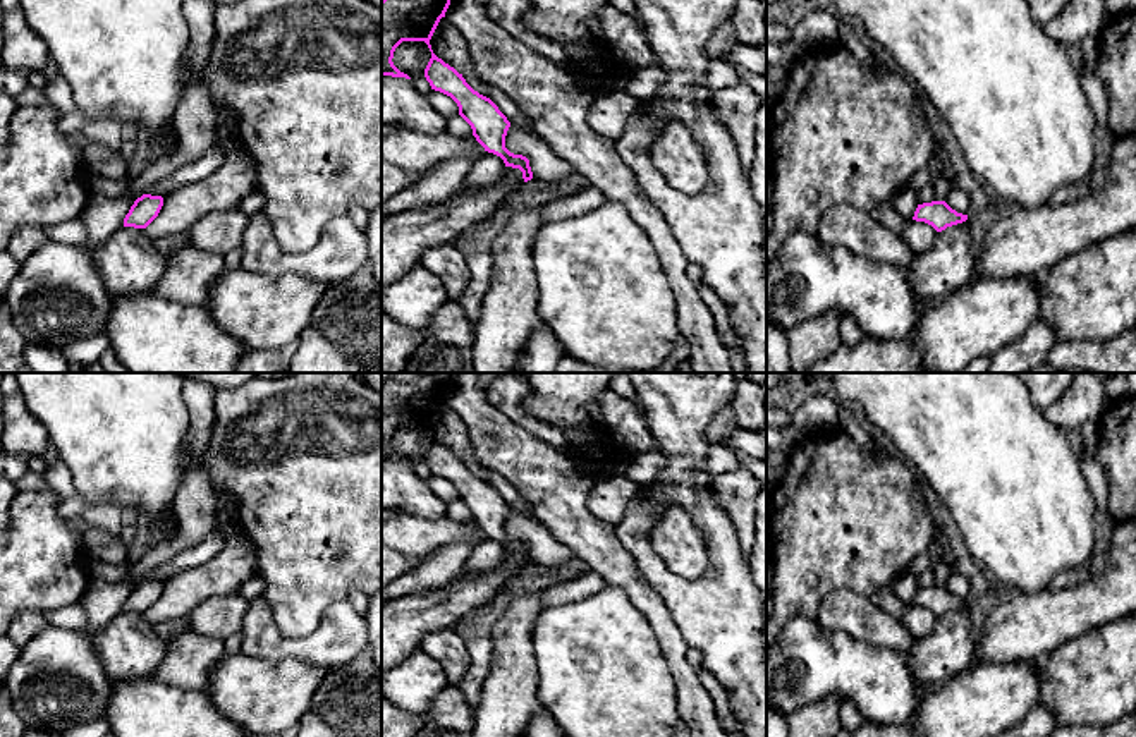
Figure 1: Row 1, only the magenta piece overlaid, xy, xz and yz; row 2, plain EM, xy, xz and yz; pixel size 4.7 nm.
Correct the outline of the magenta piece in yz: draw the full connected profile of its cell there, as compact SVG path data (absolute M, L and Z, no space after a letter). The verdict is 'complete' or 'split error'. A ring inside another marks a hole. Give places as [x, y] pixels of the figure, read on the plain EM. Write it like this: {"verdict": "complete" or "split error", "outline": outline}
{"verdict": "complete", "outline": "M931 586L918 589L913 605L925 606L942 617L947 612L966 606L968 600L957 598L945 586Z"}

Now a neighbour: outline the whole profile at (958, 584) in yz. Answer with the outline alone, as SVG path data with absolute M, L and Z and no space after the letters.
M952 574L945 584L945 588L956 594L957 598L968 600L971 598L971 579L962 574Z

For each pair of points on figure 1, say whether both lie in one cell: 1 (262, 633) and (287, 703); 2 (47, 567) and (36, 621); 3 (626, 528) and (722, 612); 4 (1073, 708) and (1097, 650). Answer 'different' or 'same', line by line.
1: different
2: different
3: same
4: same

